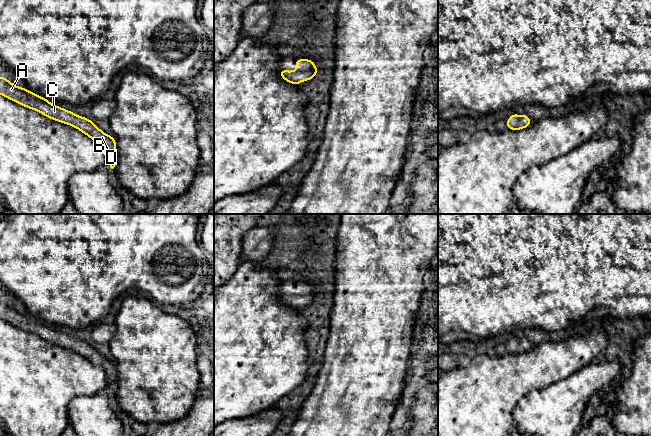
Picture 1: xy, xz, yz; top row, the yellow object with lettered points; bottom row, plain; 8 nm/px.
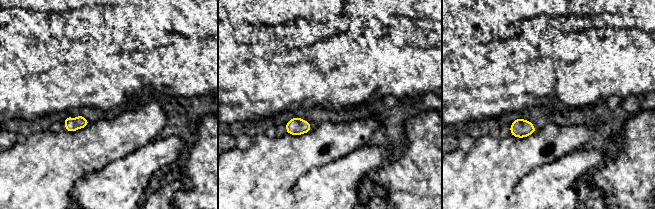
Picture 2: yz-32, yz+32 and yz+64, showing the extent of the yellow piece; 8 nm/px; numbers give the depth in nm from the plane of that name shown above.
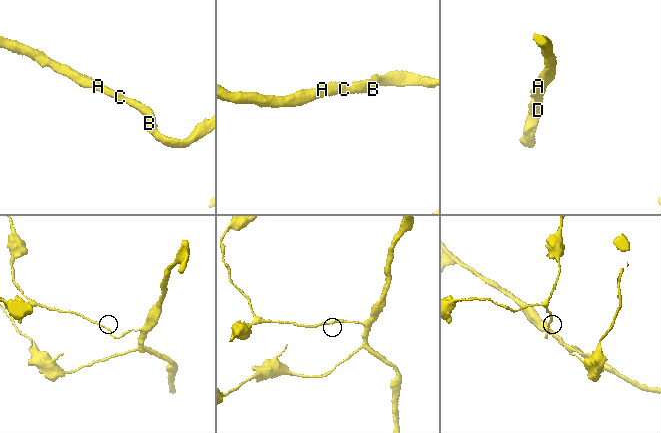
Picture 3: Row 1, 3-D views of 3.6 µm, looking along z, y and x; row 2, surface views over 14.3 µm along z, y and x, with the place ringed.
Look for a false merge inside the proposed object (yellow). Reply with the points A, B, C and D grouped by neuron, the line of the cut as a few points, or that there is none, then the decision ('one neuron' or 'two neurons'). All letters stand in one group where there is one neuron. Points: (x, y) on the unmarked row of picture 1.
A B C D; no cut; one neuron

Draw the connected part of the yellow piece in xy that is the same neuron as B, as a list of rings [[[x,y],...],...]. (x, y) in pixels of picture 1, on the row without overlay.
[[[0,301],[0,319],[29,333],[36,334],[50,343],[71,349],[86,358],[93,365],[102,367],[107,375],[111,393],[115,391],[116,365],[113,360],[108,360],[101,355],[92,344],[83,340],[77,340],[73,336],[55,330],[47,323],[10,307],[6,301]]]

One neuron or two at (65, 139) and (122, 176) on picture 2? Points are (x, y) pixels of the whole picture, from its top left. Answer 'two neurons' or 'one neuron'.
one neuron

